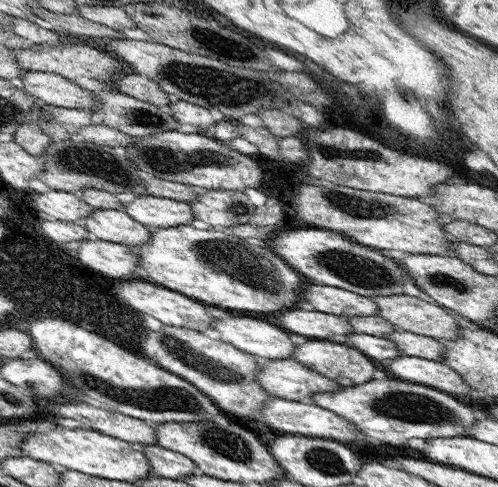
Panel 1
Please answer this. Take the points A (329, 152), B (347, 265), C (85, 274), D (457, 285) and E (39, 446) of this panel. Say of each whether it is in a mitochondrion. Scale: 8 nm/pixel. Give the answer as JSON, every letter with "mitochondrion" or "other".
{"A":"other","B":"mitochondrion","C":"other","D":"mitochondrion","E":"other"}

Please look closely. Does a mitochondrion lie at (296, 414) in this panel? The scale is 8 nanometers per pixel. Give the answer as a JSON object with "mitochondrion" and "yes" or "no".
{"mitochondrion":"no"}

